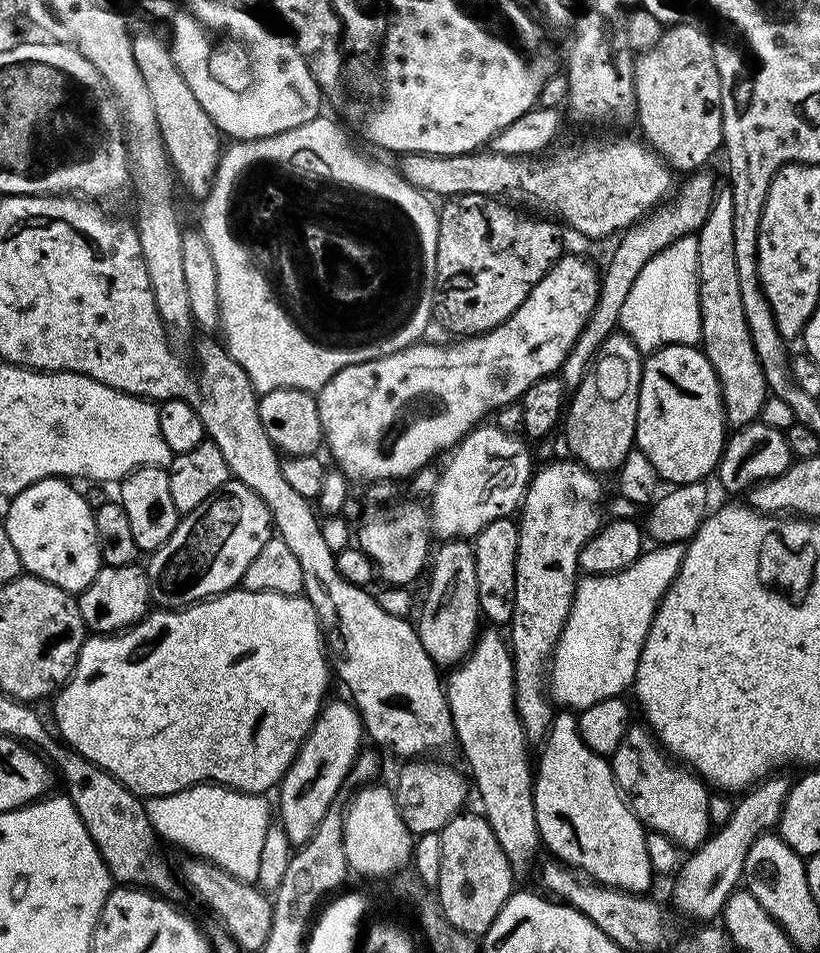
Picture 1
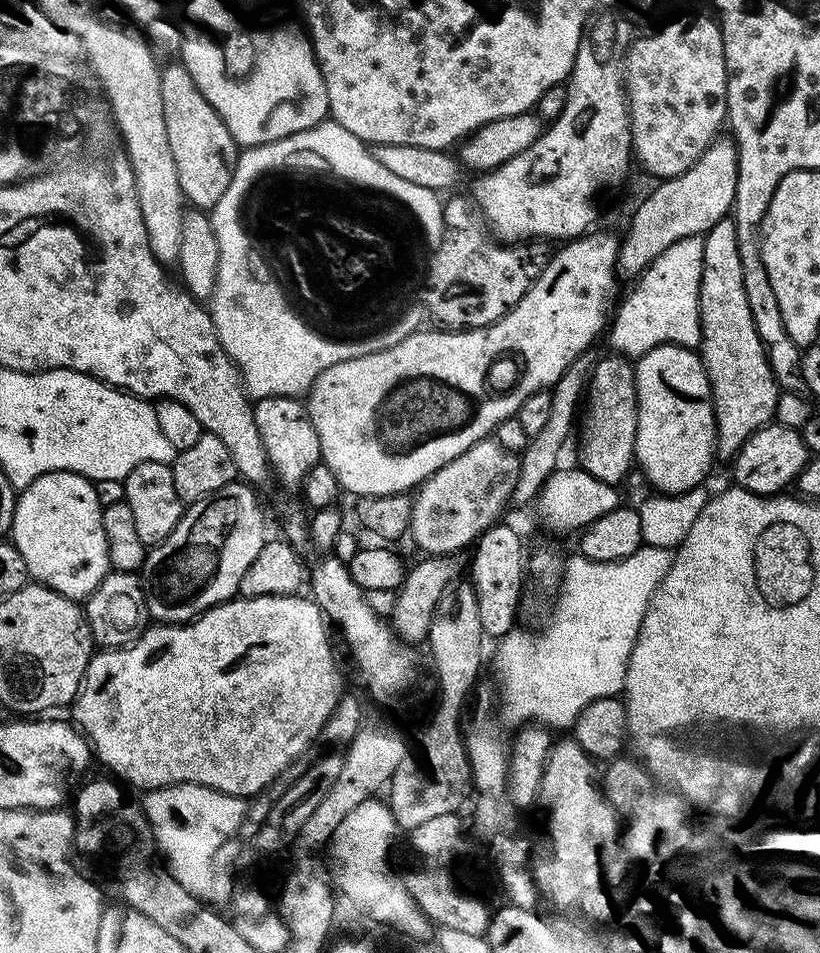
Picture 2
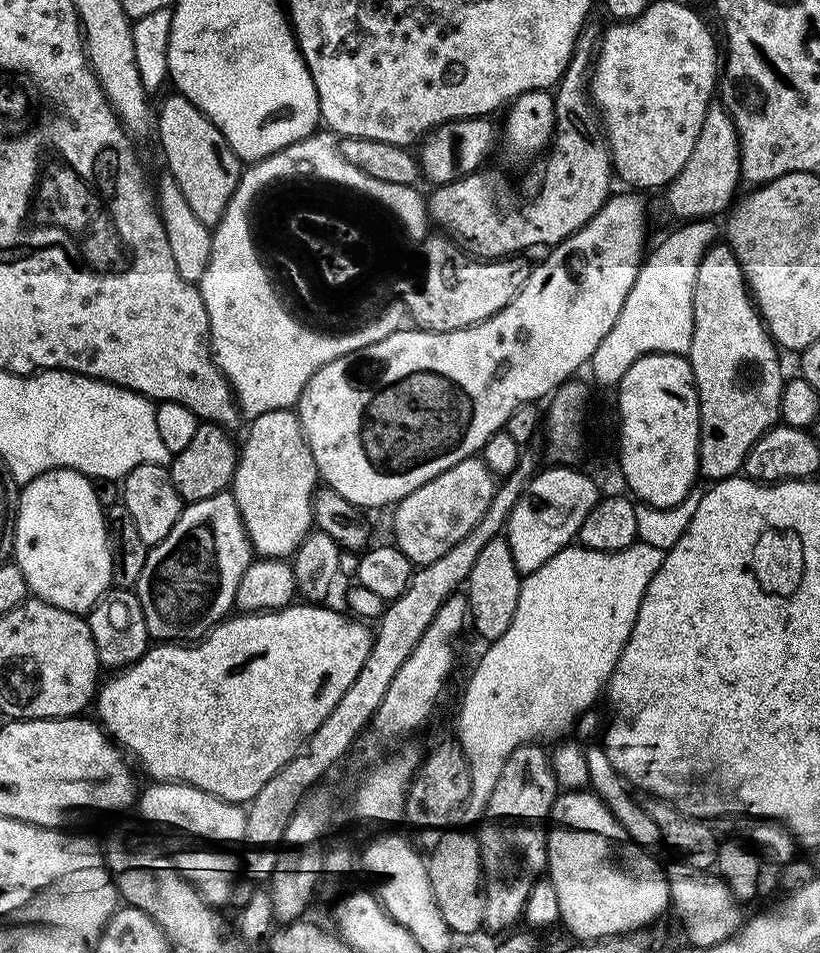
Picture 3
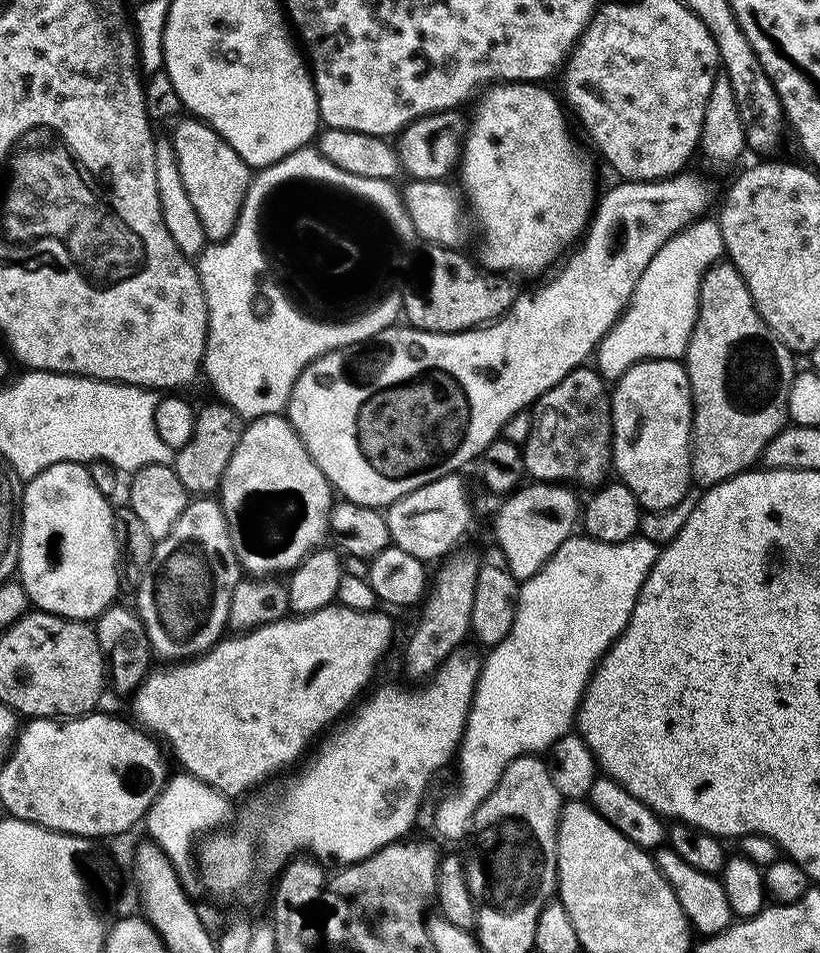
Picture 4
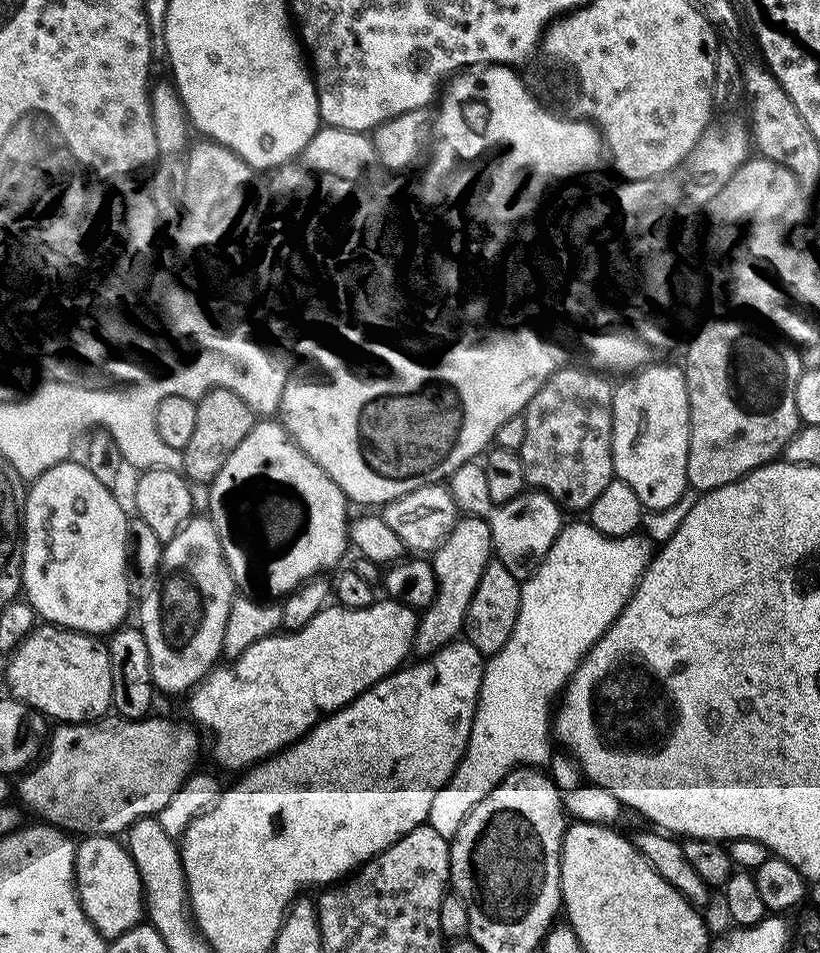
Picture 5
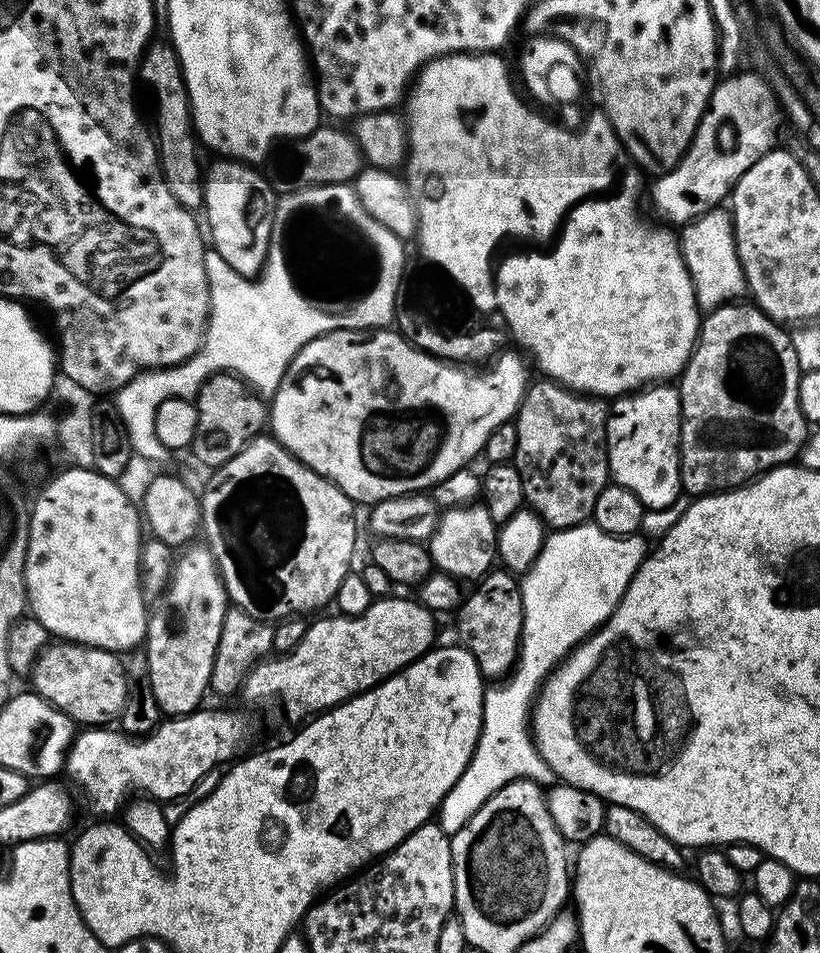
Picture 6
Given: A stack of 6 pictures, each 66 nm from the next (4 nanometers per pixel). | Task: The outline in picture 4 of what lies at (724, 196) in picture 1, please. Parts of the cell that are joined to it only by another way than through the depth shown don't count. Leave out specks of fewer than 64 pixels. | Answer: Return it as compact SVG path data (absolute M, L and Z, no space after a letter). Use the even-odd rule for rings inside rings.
M717 262L708 267L704 277L701 278L700 308L697 310L696 322L693 326L693 334L689 338L689 346L686 353L686 367L688 369L688 381L692 391L692 484L707 490L715 484L721 484L738 475L739 472L747 472L752 464L763 457L766 446L772 438L781 432L789 423L788 419L788 395L794 375L792 368L794 353L768 328L766 322L760 317L756 309L754 298L746 286L746 282L740 277L740 271L730 262Z

